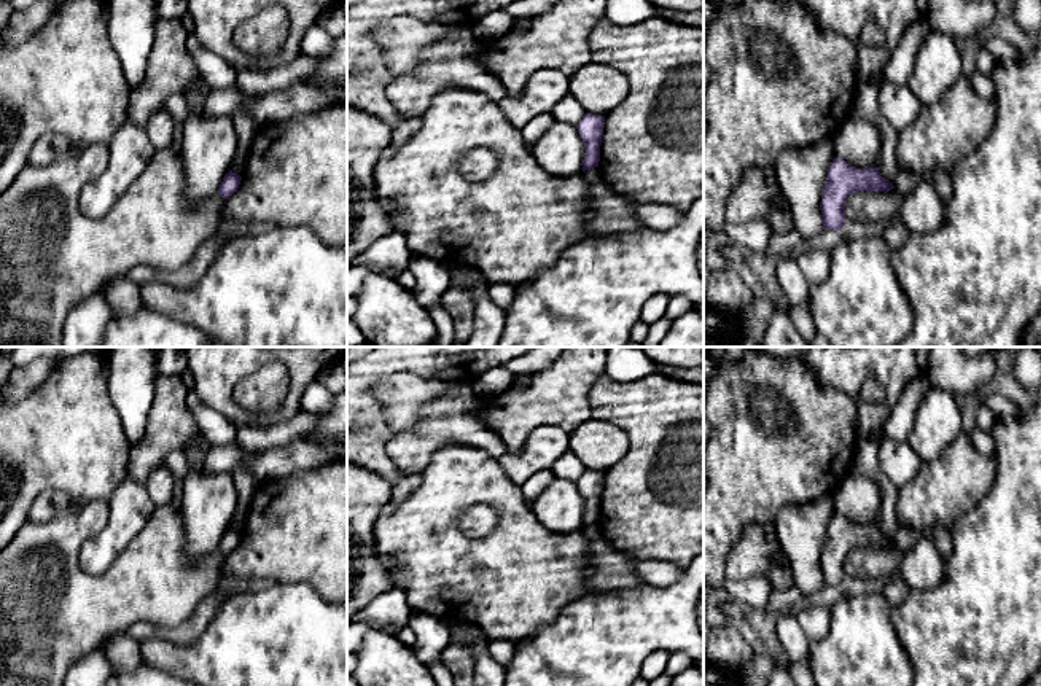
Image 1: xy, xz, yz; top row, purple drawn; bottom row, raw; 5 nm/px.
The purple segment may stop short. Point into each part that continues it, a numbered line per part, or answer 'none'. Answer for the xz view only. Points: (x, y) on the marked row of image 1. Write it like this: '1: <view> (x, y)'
none

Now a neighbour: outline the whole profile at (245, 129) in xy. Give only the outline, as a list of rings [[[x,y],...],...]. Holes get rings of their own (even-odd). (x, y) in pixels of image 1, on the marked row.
[[[245,111],[236,113],[236,116],[232,118],[232,123],[237,135],[237,153],[232,161],[231,170],[242,177],[245,172],[245,159],[258,127],[251,119],[251,116],[247,115]]]

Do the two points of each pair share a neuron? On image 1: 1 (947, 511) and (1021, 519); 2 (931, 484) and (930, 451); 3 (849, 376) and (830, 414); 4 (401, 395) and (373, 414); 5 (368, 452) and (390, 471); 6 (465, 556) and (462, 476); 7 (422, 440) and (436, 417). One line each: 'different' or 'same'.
1: different
2: different
3: different
4: different
5: same
6: same
7: same

